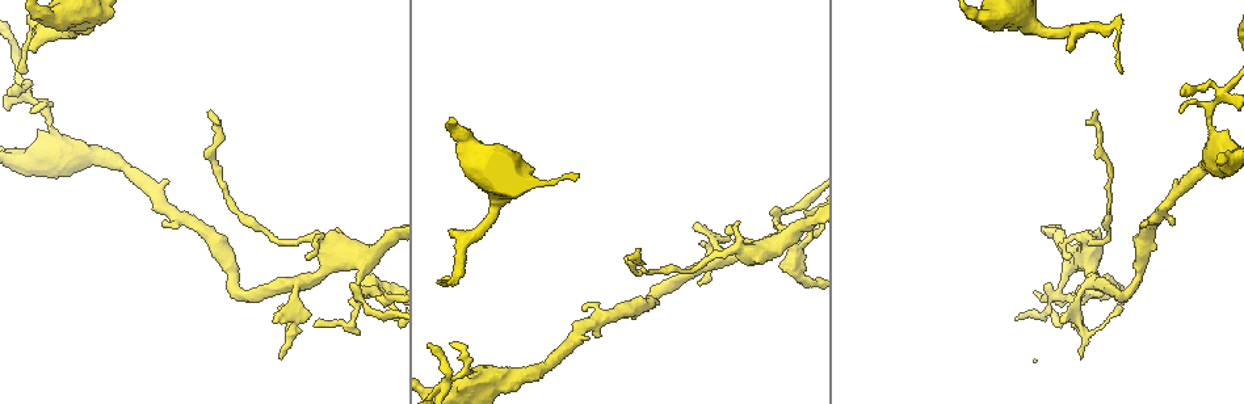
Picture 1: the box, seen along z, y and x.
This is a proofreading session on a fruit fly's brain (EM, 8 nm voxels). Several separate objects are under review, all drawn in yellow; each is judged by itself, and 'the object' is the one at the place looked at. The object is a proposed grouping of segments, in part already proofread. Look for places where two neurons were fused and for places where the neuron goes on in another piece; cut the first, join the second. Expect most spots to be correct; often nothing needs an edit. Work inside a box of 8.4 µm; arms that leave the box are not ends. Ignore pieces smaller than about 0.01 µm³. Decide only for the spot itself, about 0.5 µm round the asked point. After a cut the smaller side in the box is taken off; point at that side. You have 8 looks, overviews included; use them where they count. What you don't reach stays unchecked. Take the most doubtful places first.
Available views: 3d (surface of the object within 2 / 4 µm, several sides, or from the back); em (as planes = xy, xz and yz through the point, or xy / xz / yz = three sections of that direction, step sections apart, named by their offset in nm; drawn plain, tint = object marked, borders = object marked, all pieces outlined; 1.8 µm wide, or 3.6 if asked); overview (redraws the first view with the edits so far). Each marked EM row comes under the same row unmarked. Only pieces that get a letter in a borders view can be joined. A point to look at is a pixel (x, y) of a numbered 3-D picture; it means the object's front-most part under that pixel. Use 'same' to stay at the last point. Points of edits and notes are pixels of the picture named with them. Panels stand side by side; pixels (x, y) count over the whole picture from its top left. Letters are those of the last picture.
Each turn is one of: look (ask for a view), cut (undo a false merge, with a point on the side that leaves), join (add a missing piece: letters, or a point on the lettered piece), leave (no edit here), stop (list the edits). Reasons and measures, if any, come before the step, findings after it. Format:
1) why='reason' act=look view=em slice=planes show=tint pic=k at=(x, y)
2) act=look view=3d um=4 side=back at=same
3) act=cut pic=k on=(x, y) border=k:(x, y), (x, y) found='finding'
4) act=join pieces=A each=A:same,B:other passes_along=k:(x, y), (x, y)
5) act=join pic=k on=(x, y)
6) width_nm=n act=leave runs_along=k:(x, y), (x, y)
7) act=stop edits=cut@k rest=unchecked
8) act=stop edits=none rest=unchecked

act=look view=em slice=yz step=16 show=tint pic=1 at=(372, 294)

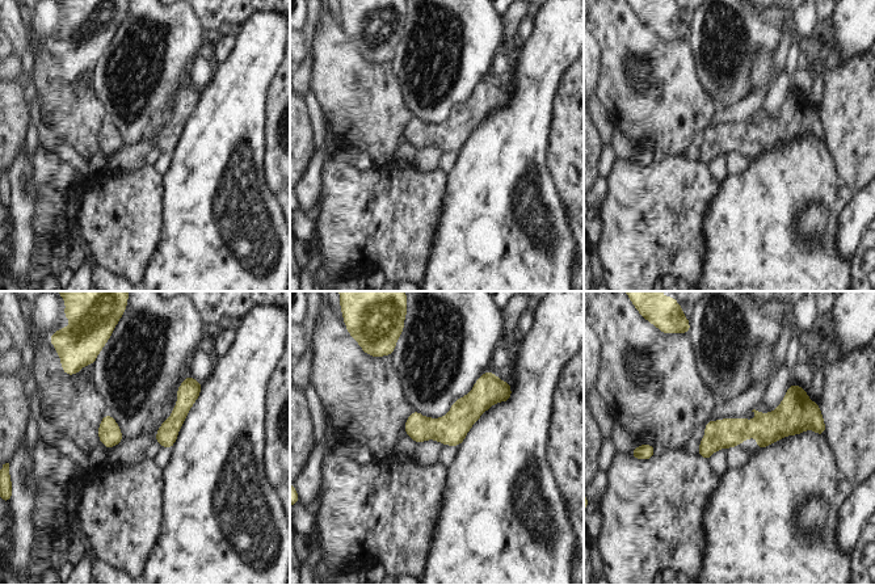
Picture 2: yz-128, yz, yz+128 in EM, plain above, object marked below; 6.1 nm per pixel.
act=look view=em slice=planes show=borders at=same

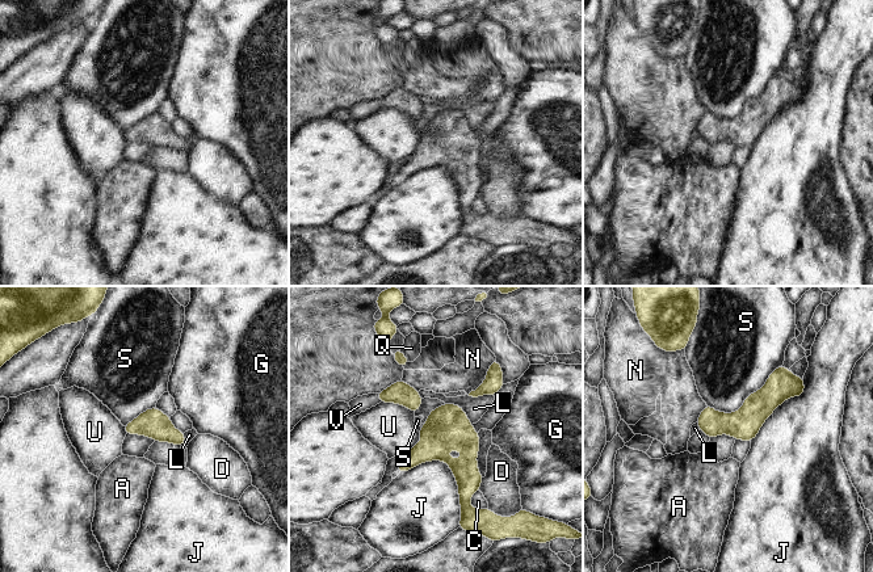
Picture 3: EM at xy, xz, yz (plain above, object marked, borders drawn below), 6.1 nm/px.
act=join pieces=V each=A:other,C:other,D:other,G:other,J:other,L:other,N:other,Q:other,S:other,U:other,V:same passes_along=3:(399, 392), (378, 396), (360, 404) found='it goes on there'

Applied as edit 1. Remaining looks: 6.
why='redraw' act=look view=overview

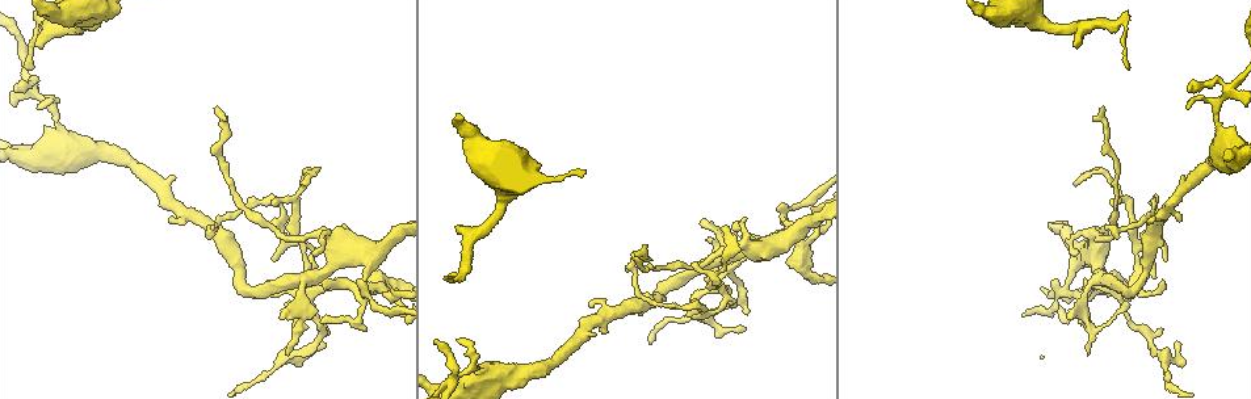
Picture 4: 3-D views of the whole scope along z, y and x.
why='an open end' act=look view=em slice=planes show=borders pic=4 at=(1073, 46)

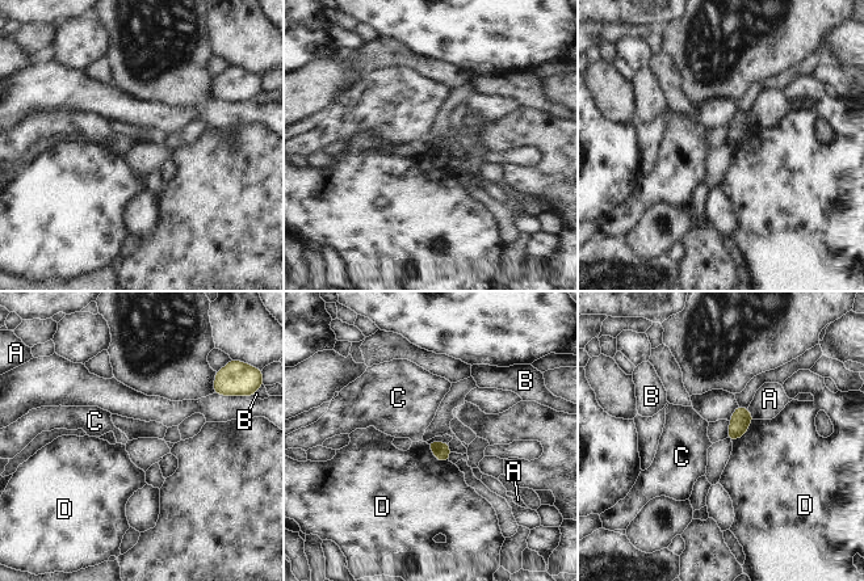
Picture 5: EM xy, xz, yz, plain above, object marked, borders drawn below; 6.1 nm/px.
act=leave each=A:other,B:other,C:other,D:other border=5:(426, 443), (437, 459), (448, 460) found='no lettered piece goes on from it'

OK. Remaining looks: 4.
act=stop edits=join@3 rest=unchecked

